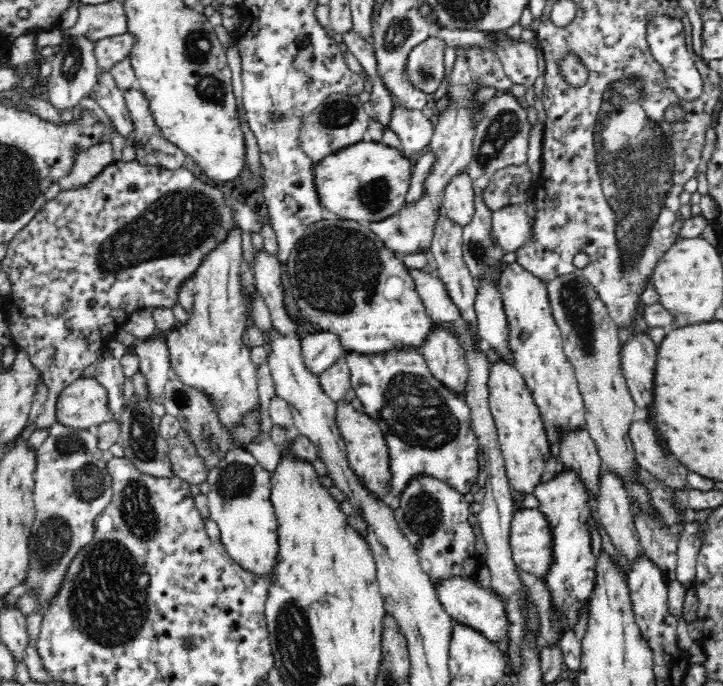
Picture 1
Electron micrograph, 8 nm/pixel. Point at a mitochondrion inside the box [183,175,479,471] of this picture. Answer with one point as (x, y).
(337, 268)

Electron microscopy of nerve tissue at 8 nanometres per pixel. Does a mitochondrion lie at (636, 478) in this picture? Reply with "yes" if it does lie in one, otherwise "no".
no

